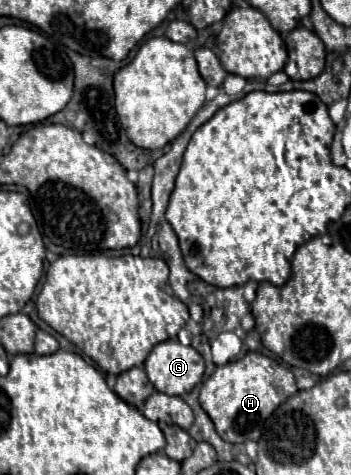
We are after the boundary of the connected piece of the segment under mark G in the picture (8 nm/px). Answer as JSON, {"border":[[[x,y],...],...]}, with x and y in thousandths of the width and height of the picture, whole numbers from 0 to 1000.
{"border":[[[473,716],[433,733],[410,762],[410,779],[450,825],[513,834],[575,800],[581,758],[547,728]]]}

